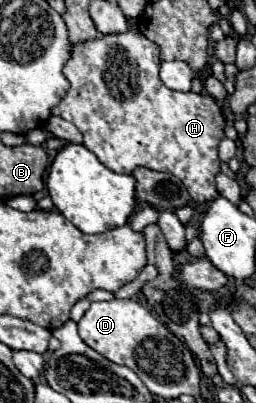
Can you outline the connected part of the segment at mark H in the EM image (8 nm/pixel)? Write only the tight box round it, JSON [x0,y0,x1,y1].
[52,26,224,202]

